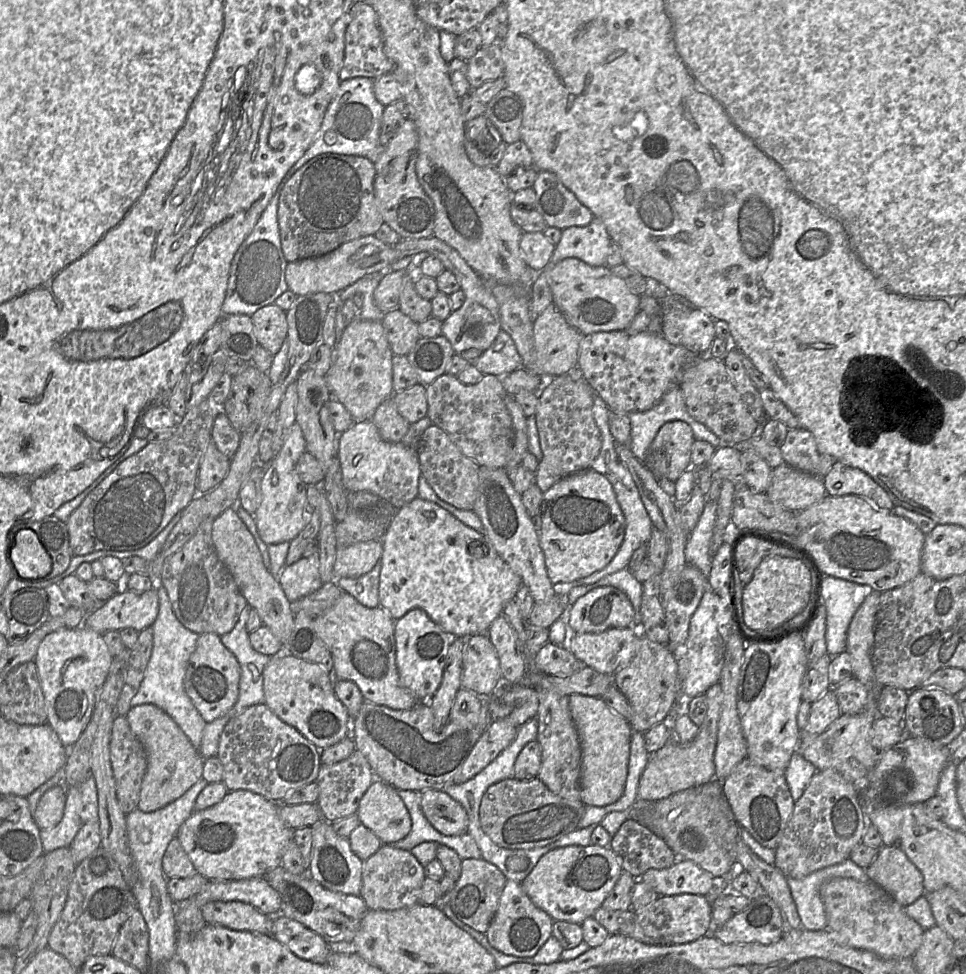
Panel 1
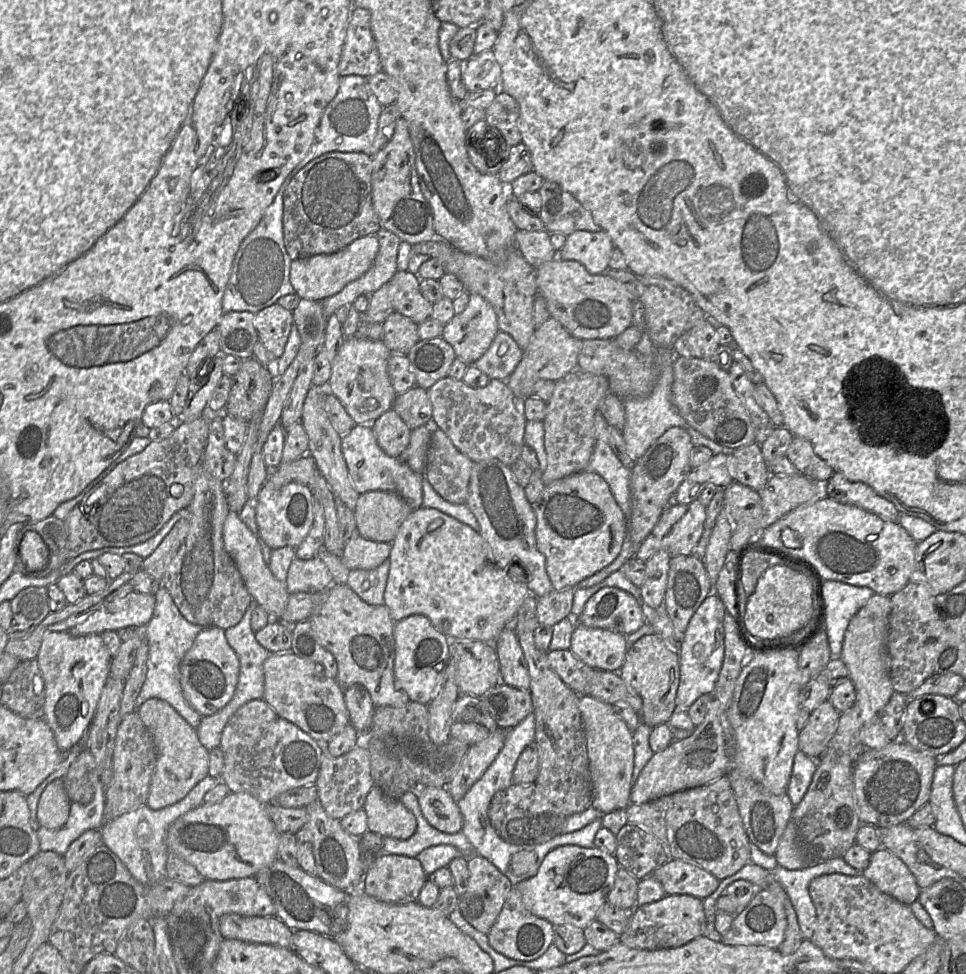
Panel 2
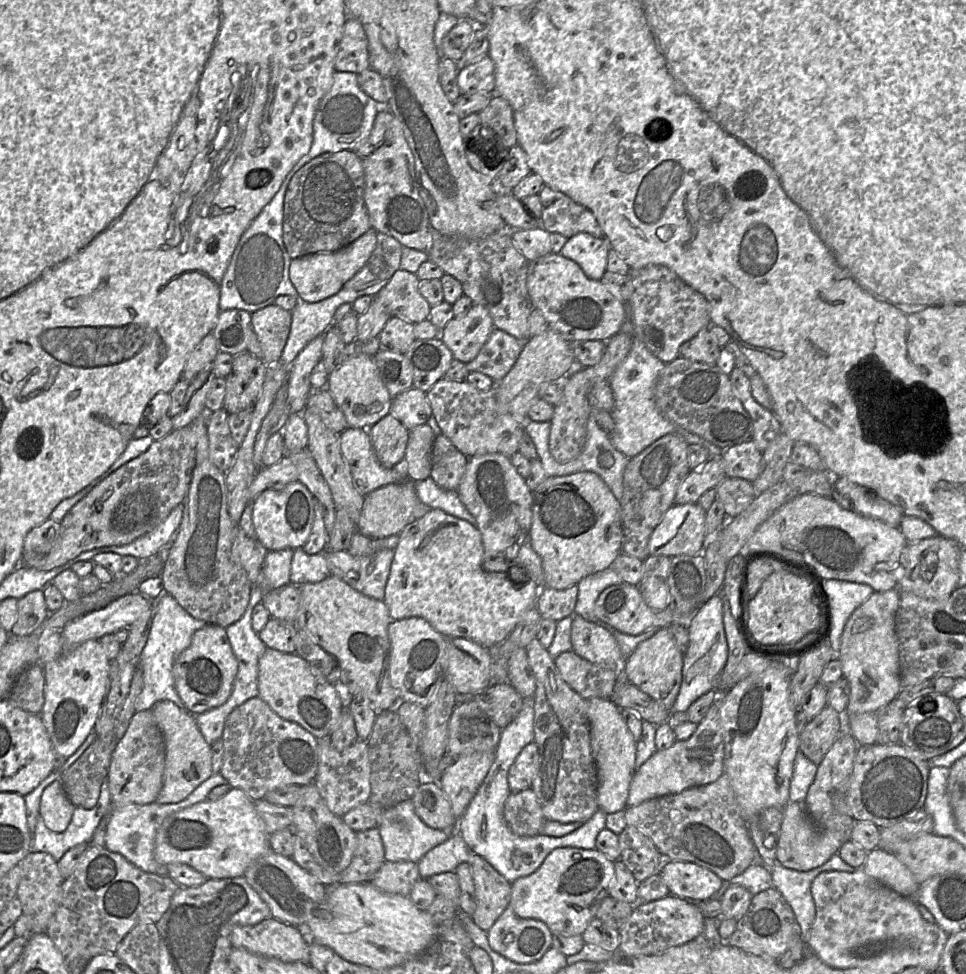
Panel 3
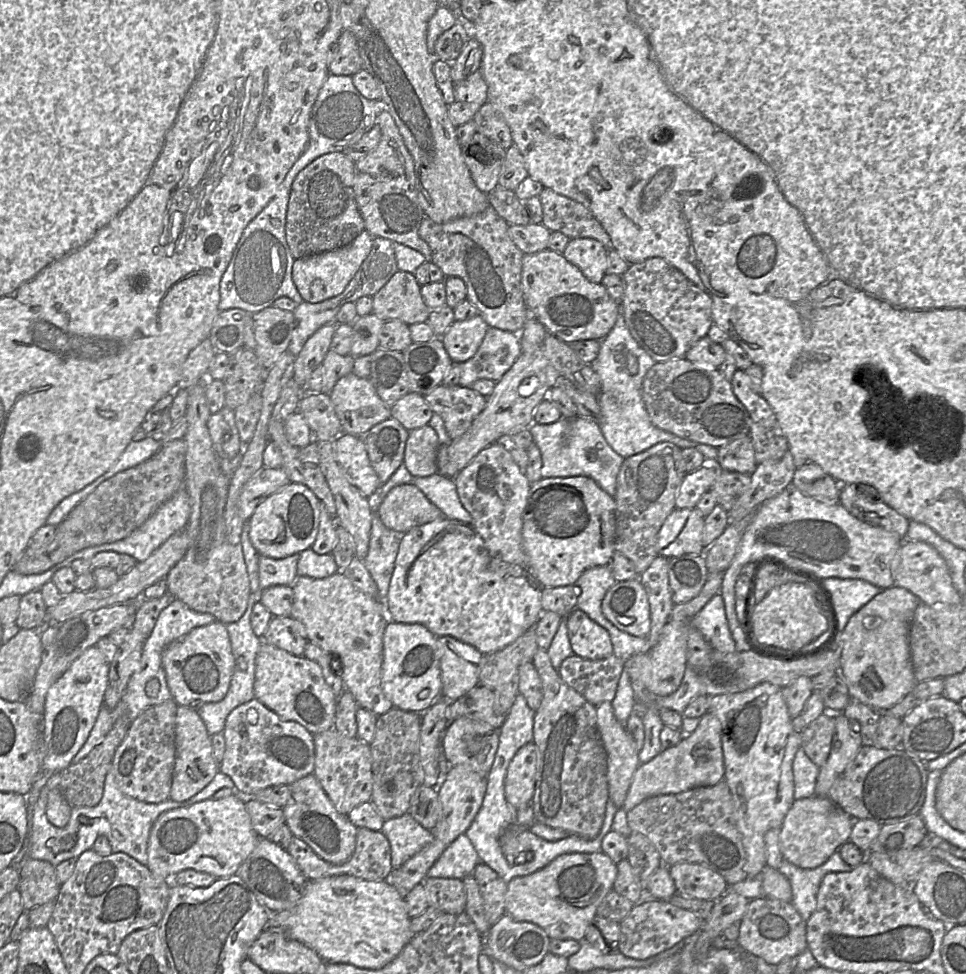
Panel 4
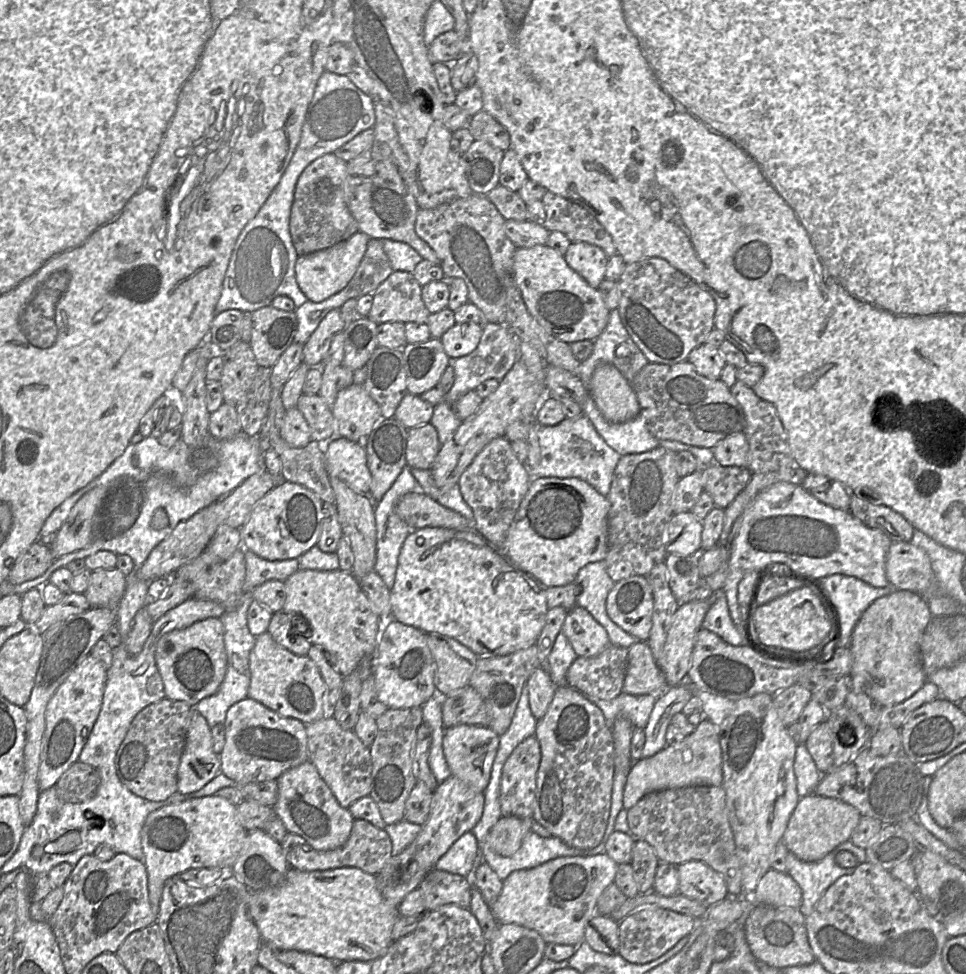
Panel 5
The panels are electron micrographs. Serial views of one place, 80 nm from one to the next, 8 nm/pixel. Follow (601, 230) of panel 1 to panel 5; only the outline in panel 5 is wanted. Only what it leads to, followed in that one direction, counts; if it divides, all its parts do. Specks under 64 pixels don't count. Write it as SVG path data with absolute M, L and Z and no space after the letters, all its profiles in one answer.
M587 242L571 243L564 259L593 288L598 288L605 278L609 257L598 246Z

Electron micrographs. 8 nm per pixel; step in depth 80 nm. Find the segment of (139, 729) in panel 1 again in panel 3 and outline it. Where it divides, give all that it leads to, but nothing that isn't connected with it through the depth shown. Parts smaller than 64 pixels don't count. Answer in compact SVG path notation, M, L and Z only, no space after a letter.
M168 700L157 701L151 708L153 716L162 731L166 758L163 774L163 786L156 803L178 803L186 799L201 783L213 775L211 763L211 745L200 732L196 717Z

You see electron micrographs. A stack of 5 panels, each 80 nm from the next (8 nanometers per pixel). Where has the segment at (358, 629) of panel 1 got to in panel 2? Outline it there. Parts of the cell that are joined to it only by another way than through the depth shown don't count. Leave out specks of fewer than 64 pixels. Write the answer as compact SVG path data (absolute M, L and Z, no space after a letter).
M333 583L322 591L306 593L315 593L314 609L308 621L318 642L337 662L335 680L340 688L344 690L353 684L362 685L368 691L374 707L402 707L410 701L406 693L395 688L395 622L387 607L384 604L365 603L346 584Z

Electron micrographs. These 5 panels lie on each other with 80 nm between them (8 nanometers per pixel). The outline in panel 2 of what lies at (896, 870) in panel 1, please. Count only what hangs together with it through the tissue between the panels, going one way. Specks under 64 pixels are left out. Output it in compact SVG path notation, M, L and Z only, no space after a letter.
M884 846L872 852L862 874L880 891L903 904L909 906L919 897L921 888L909 867Z

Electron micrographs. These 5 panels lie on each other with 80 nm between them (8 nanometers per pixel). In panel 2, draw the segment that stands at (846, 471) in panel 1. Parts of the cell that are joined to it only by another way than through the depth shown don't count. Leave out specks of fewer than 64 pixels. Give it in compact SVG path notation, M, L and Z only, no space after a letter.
M834 471L822 485L822 494L840 503L858 506L884 520L898 522L900 512L891 501L879 495L869 485L850 481L840 472Z

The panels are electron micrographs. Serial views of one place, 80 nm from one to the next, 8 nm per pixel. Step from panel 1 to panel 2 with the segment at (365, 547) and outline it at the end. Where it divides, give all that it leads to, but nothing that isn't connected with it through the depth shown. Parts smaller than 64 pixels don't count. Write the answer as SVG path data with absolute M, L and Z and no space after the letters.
M354 532L345 543L340 558L349 570L371 570L388 559L391 543L372 541Z

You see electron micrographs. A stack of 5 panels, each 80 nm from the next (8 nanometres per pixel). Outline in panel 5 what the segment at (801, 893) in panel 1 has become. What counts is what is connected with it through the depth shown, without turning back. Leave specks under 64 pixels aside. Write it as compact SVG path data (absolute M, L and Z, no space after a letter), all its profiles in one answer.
M850 839L839 844L824 858L815 862L802 861L792 852L787 852L786 872L797 882L802 891L799 911L805 918L813 912L823 893L838 878L852 873L852 868L842 868L835 861L836 854L841 850L854 854L858 863L867 861L865 849L855 846Z

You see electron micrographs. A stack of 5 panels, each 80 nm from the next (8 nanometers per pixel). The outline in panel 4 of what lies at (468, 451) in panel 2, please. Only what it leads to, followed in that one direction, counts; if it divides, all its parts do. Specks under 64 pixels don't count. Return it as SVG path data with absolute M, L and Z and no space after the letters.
M440 384L424 399L438 414L451 440L463 435L474 419L482 412L487 397L470 387Z

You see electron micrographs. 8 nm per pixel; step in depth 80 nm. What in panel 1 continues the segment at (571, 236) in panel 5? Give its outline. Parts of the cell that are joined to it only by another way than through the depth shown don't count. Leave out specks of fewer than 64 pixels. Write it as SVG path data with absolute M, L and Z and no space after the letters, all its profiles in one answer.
M539 171L533 184L536 194L534 208L543 216L547 226L560 230L572 226L587 226L594 216L556 174Z

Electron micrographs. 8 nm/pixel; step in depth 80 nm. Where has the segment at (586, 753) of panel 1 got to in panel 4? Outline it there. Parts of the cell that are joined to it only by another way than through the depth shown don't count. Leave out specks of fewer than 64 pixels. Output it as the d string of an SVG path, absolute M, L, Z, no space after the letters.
M611 702L596 706L597 726L607 755L609 800L622 808L635 771L640 765L638 751L627 729L615 717Z

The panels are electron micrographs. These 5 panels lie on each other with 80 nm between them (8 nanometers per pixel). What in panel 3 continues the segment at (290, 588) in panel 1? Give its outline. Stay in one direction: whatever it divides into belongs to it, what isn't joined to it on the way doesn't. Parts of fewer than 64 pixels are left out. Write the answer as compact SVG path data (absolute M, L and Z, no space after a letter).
M303 548L295 549L291 563L290 584L317 583L331 575L324 554L307 554Z

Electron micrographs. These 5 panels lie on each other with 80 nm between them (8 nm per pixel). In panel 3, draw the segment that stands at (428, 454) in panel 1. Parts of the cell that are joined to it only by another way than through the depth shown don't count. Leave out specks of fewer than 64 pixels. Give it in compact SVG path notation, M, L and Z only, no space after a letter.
M439 434L433 442L430 477L441 488L457 491L468 459L445 435Z

